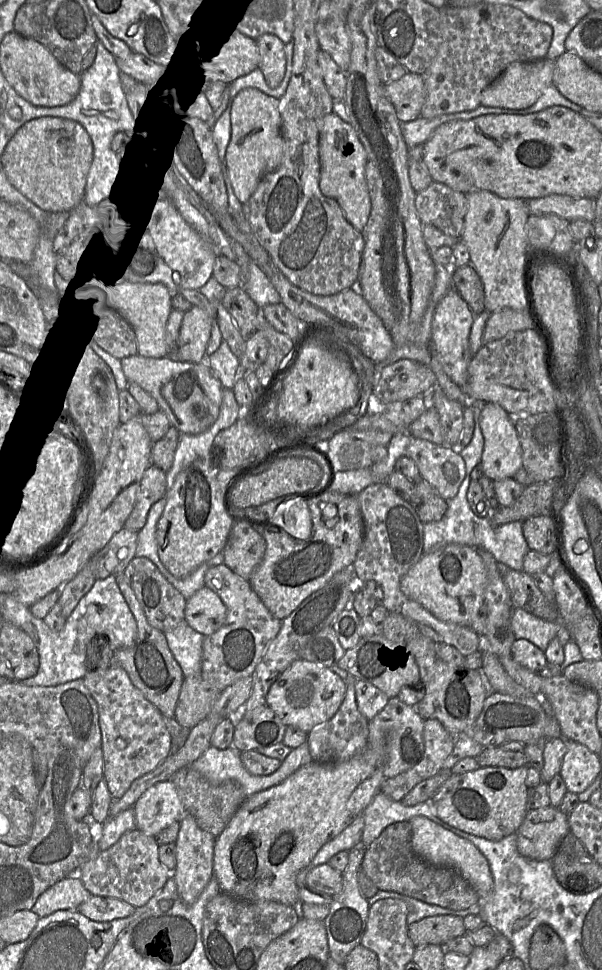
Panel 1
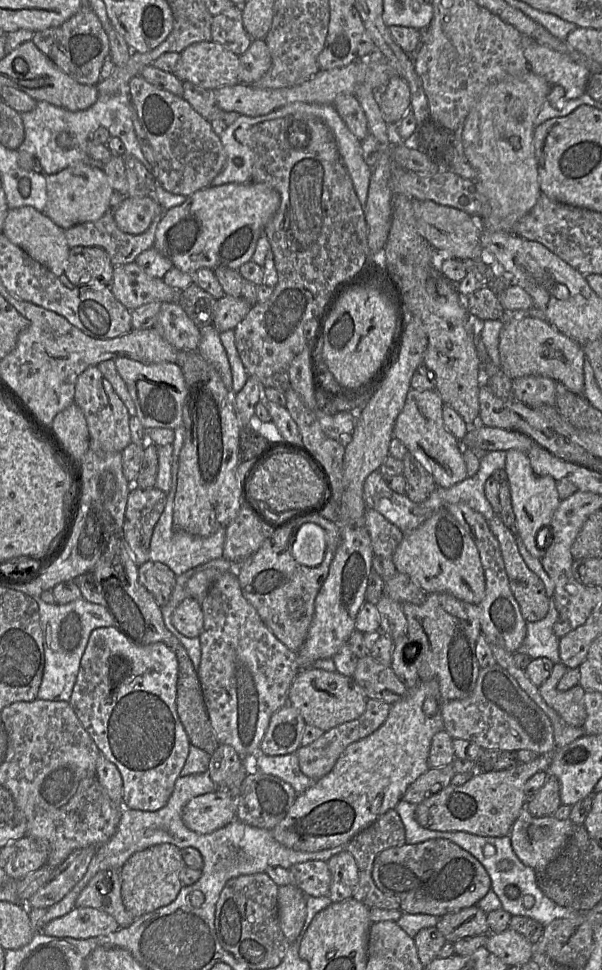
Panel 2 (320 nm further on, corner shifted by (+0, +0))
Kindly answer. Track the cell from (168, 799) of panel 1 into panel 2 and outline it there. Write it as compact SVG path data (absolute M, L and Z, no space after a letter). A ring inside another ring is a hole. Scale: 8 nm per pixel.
M217 789L194 797L182 814L184 824L198 834L208 834L236 819L237 800L228 790Z

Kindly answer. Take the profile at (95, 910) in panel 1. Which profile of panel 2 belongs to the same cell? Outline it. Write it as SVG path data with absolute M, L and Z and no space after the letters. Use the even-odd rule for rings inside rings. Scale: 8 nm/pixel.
M74 907L62 917L45 924L42 933L54 937L86 939L111 934L119 929L108 913L92 907Z

